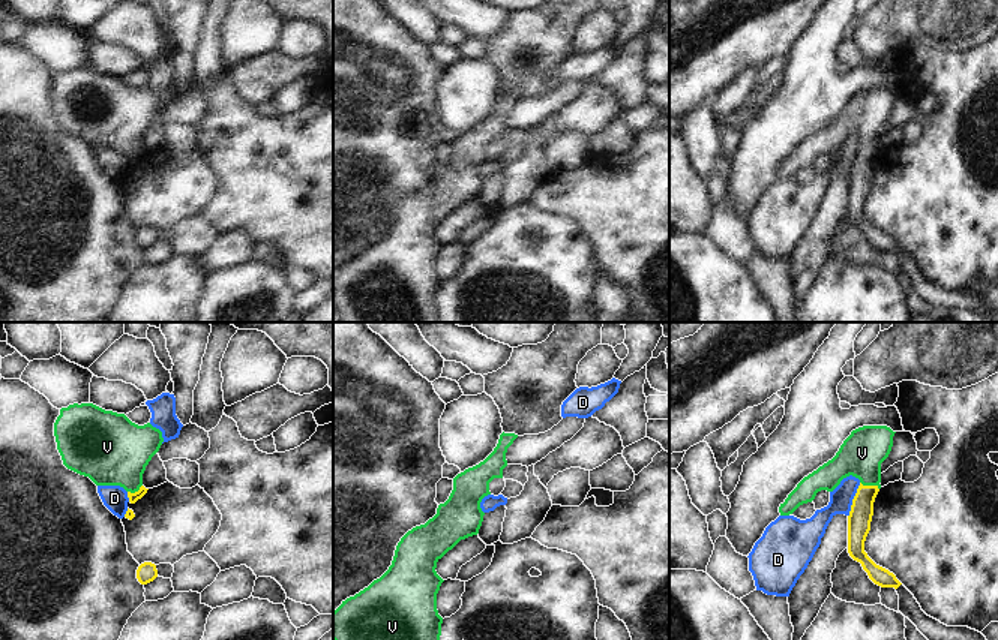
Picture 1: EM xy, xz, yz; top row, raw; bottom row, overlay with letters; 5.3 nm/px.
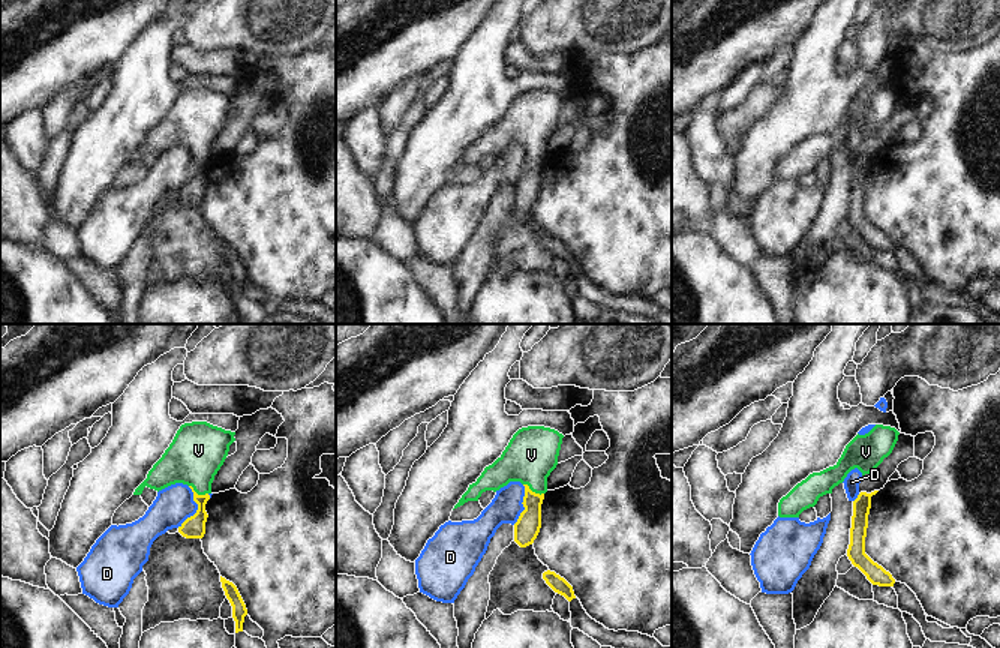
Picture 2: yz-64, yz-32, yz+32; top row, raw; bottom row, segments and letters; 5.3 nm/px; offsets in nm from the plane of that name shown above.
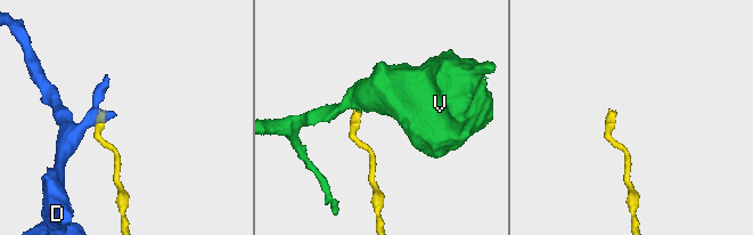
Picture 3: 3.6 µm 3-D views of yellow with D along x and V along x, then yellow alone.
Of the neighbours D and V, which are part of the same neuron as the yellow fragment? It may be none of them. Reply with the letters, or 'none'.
V

